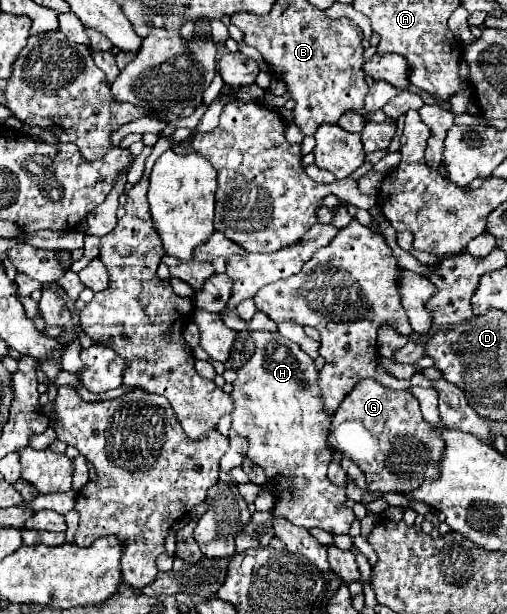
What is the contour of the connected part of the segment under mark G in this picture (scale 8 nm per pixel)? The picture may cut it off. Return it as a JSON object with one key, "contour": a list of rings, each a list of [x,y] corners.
{"contour":[[[365,379],[361,381],[353,393],[349,393],[337,413],[333,413],[333,421],[329,425],[329,447],[335,451],[341,451],[345,457],[349,457],[365,475],[367,485],[371,491],[395,491],[395,493],[407,493],[417,489],[425,479],[437,477],[437,461],[443,453],[443,441],[433,431],[435,427],[429,425],[419,409],[419,401],[409,391],[391,391],[377,381]]]}

